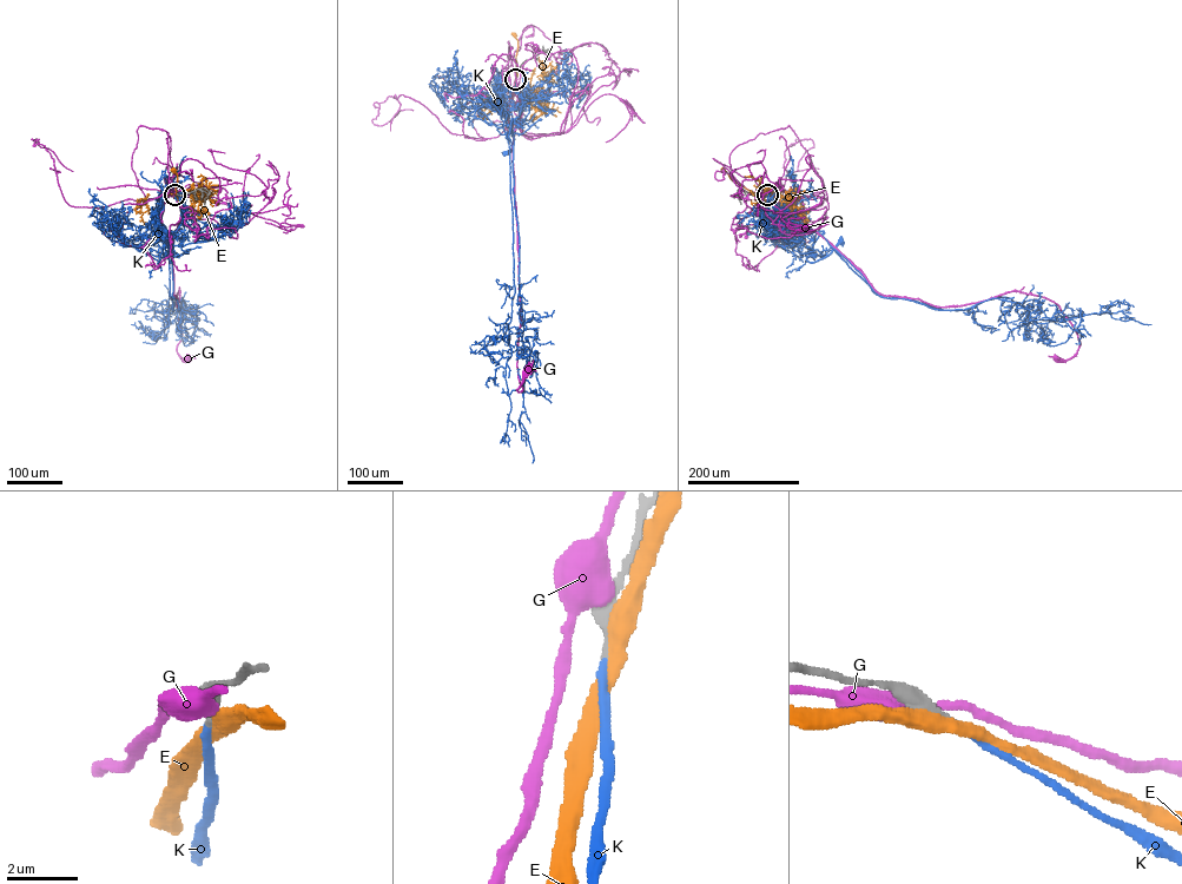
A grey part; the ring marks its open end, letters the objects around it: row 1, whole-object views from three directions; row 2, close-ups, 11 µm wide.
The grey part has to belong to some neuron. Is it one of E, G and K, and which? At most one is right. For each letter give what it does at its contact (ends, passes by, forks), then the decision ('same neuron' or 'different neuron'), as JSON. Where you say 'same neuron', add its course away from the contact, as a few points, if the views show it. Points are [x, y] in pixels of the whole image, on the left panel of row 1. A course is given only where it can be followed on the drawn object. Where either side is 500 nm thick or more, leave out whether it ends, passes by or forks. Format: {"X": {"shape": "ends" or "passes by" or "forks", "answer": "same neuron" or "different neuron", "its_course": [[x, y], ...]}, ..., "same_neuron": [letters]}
{"E": {"shape": "passes by", "answer": "different neuron"}, "G": {"answer": "different neuron"}, "K": {"shape": "ends", "answer": "same neuron", "its_course": [[175, 195], [182, 223], [170, 232], [170, 262], [171, 244], [165, 241]]}, "same_neuron": ["K"]}

